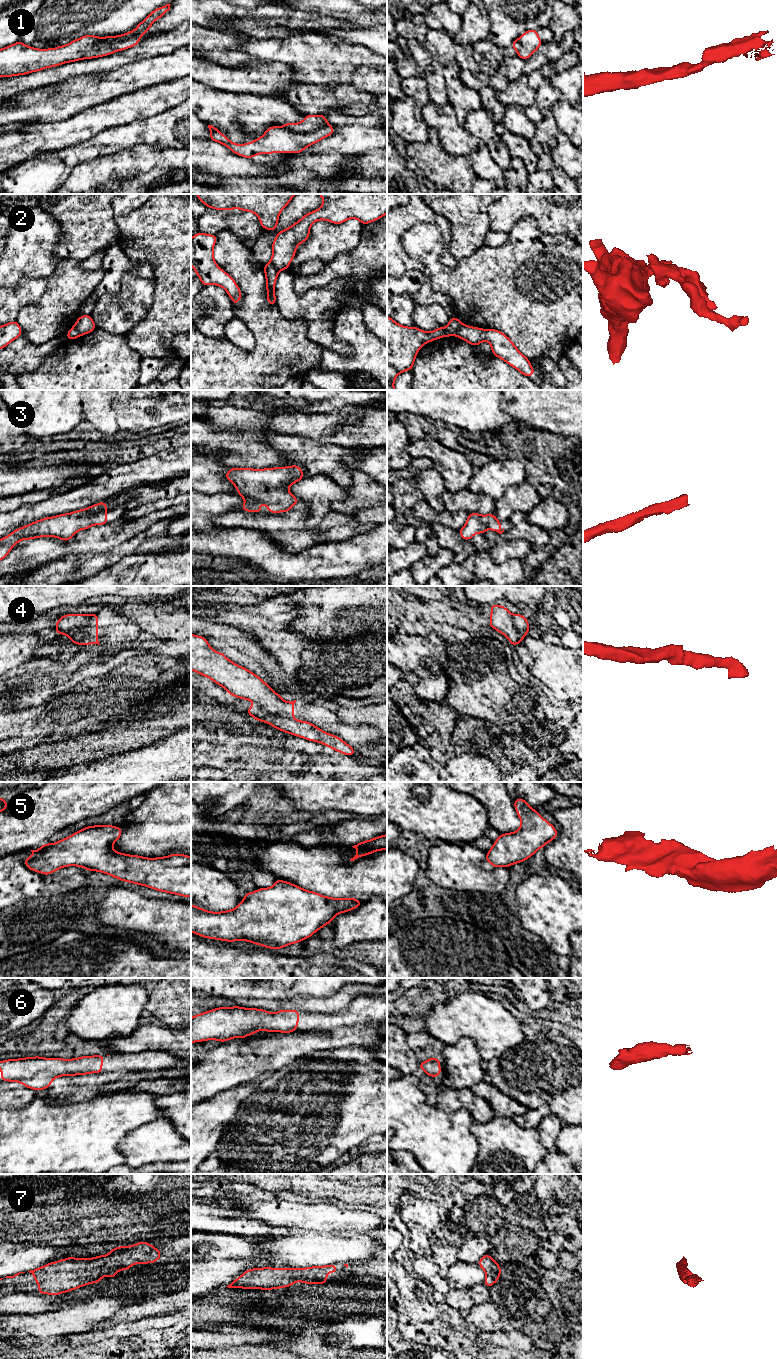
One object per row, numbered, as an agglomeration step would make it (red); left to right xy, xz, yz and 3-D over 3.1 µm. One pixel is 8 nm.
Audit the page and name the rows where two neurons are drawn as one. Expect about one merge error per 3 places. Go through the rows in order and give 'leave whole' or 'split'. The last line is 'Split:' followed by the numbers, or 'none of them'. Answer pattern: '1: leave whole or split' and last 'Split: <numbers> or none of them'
1: split
2: split
3: leave whole
4: split
5: leave whole
6: leave whole
7: leave whole
Split: 1, 2, 4

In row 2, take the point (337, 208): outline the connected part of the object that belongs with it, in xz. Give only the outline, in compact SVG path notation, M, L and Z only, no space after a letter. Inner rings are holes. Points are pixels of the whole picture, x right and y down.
M318 194L323 198L323 203L318 210L304 215L295 224L280 231L272 243L271 263L276 269L288 270L295 256L297 246L309 239L310 227L317 220L330 221L333 224L342 224L348 219L359 220L363 225L379 220L387 214L387 194Z

